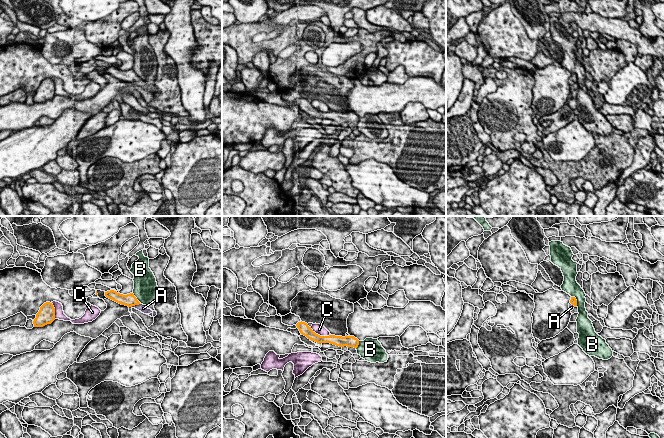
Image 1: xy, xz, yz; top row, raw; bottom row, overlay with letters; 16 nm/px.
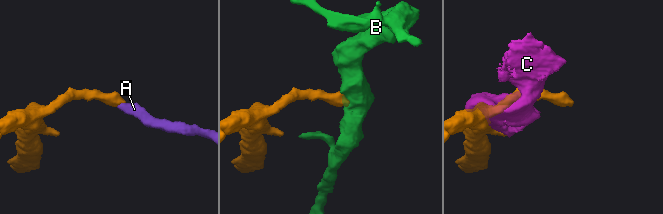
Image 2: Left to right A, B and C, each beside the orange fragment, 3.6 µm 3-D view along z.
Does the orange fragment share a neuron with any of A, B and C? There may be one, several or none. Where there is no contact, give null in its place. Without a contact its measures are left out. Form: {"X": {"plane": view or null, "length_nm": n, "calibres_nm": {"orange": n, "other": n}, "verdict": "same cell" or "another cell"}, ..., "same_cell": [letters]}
{"A": {"plane": "xy", "length_nm": 170, "calibres_nm": {"orange": 200, "other": 130}, "verdict": "same cell"}, "B": {"plane": "xy", "length_nm": 220, "calibres_nm": {"orange": 200, "other": 380}, "verdict": "another cell"}, "C": {"plane": "xz", "length_nm": 360, "calibres_nm": {"orange": 170, "other": 170}, "verdict": "another cell"}, "same_cell": ["A"]}

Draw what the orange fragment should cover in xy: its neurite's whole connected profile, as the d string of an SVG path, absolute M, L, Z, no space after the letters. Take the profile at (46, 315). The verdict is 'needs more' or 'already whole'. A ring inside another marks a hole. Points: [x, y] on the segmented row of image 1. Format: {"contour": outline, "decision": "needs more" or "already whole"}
{"contour": "M46 302L36 314L36 318L33 321L34 327L43 327L47 324L51 324L55 320L55 308L52 303Z", "decision": "already whole"}

